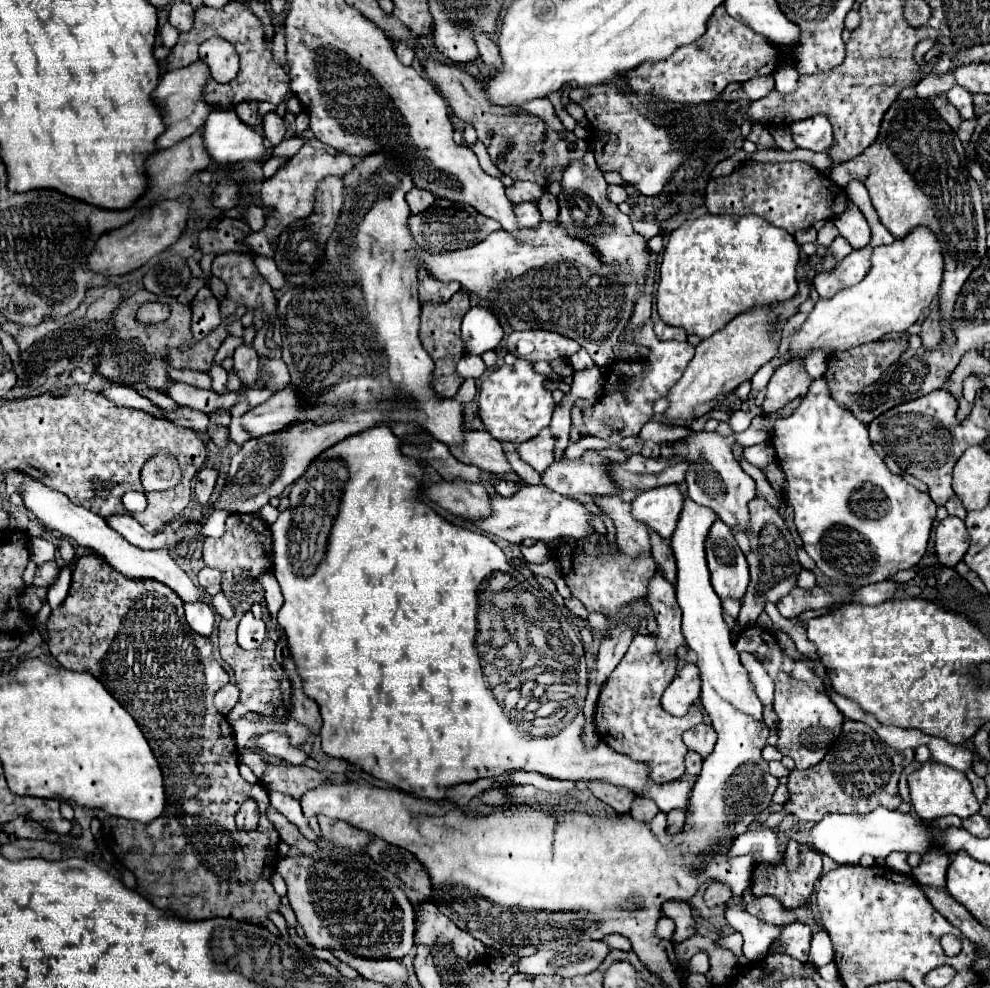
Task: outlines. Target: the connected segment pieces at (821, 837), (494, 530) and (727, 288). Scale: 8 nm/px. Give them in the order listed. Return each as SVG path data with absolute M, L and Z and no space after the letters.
M878 806L868 814L830 814L824 816L810 832L812 842L808 844L812 850L830 856L838 864L858 864L862 854L870 854L874 858L886 858L890 852L926 852L930 848L930 828L914 814L902 814L900 810L888 810Z
M522 486L510 498L504 498L500 494L488 494L488 496L492 504L490 518L472 520L472 522L480 530L500 536L512 544L522 544L526 538L536 538L536 540L554 540L558 536L584 538L590 532L594 532L594 528L590 526L590 512L582 504L562 494L550 492L546 486Z
M706 214L696 220L684 222L668 236L668 244L662 252L660 280L658 280L658 314L662 322L670 326L682 326L688 334L708 338L722 330L732 318L748 312L754 306L764 306L780 300L790 300L798 291L796 269L800 258L800 246L792 234L772 226L760 216L714 216Z

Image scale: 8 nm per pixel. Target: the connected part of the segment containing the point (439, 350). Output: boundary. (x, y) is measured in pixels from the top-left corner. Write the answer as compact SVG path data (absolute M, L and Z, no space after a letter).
M458 290L452 300L448 300L446 304L424 304L422 306L422 328L420 328L420 340L422 346L426 348L426 352L430 354L430 358L434 360L434 380L432 380L432 388L436 394L452 398L458 388L462 386L464 378L458 376L456 372L456 364L458 360L466 354L466 348L462 344L462 334L460 334L460 324L462 324L462 316L472 308L470 298L464 290Z

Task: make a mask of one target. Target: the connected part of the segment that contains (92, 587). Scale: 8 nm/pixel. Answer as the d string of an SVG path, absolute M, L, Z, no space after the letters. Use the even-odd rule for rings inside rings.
M88 554L76 560L70 592L46 622L50 638L46 638L46 644L50 654L64 668L88 670L106 686L106 690L136 720L162 768L166 812L158 820L138 824L106 812L96 812L102 820L102 836L108 842L108 848L120 852L122 864L136 874L136 892L156 908L172 910L186 920L232 916L236 920L264 924L268 922L268 912L278 910L280 902L280 896L270 884L278 864L280 838L274 824L266 818L266 806L270 804L266 788L260 784L248 784L240 776L232 728L214 708L214 694L228 684L228 674L214 660L210 640L194 634L186 624L182 604L184 602L166 584L156 580L130 580L120 572L114 572L114 568L110 568L100 556ZM196 776L206 776L206 788L194 788ZM248 798L256 800L260 810L260 824L252 832L238 830L234 822L236 812Z

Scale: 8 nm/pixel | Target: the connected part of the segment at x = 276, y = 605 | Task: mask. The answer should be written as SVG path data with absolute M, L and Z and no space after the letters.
M272 572L262 574L258 580L260 580L260 584L262 584L264 590L266 590L266 604L268 604L270 616L272 616L272 620L276 620L276 614L278 614L278 610L280 610L280 606L282 606L282 592L280 592L280 586L278 586L276 578L272 576Z

